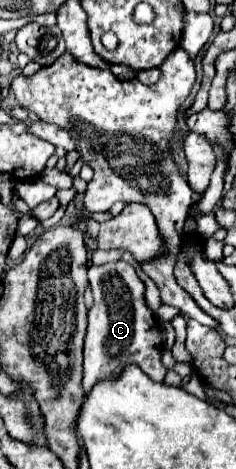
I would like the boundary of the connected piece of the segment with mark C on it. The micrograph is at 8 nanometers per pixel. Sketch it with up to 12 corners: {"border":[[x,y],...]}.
{"border":[[132,264],[88,266],[84,390],[138,364],[162,382],[162,336]]}

